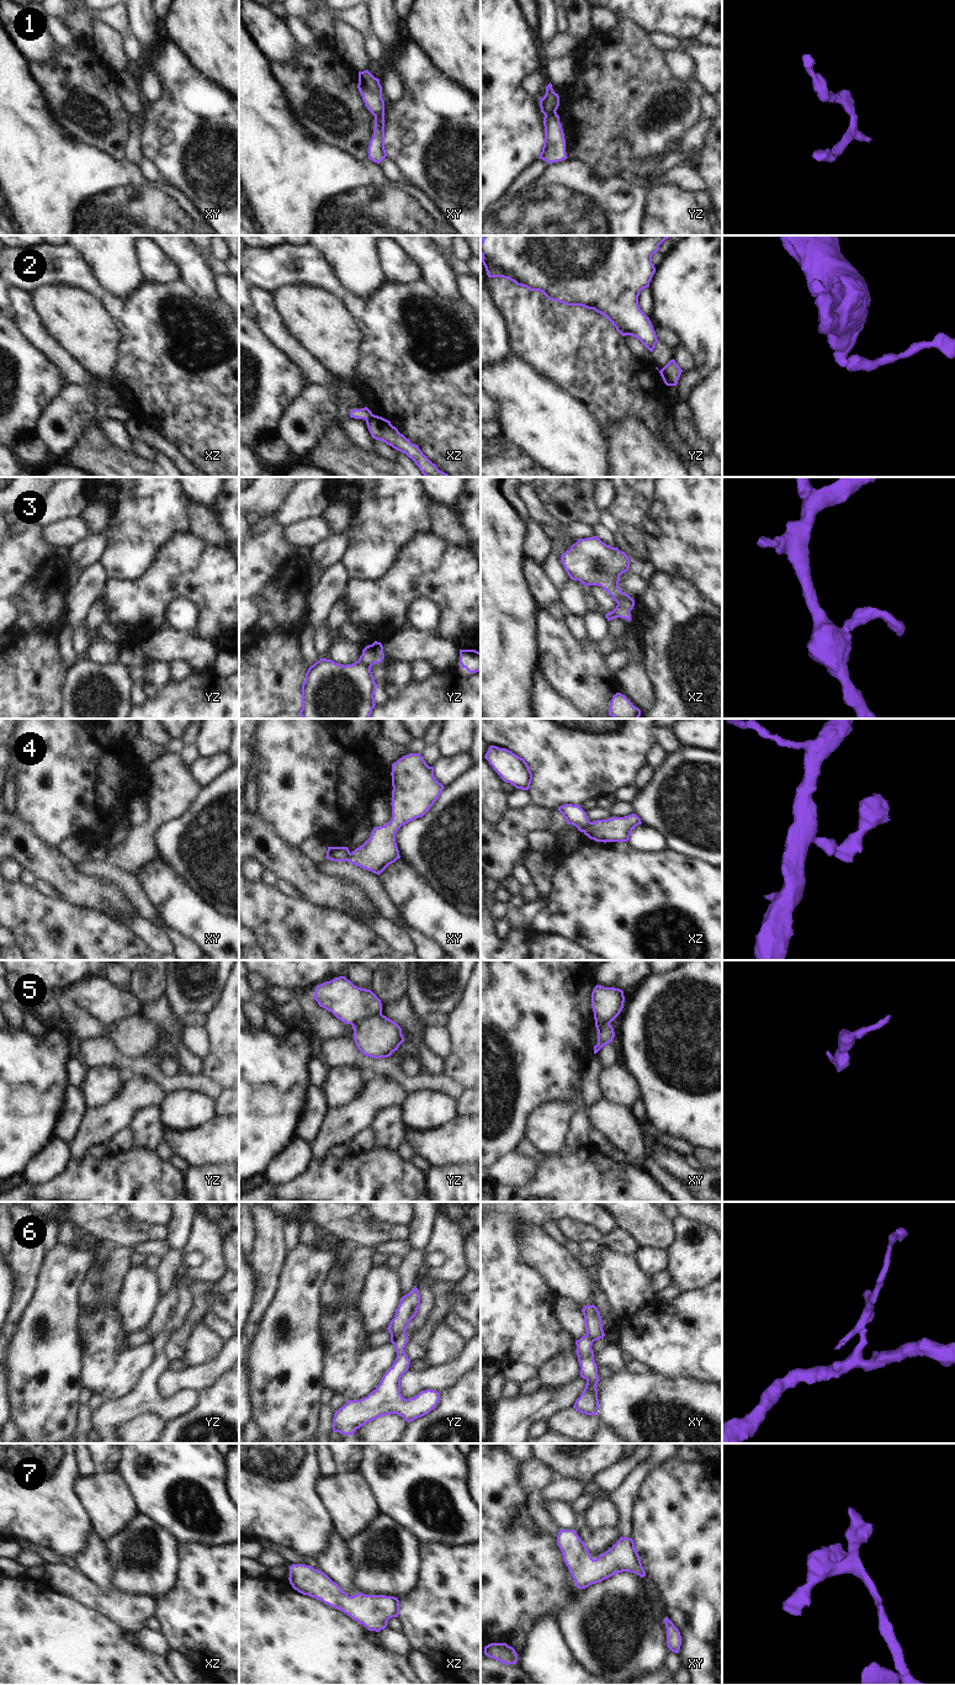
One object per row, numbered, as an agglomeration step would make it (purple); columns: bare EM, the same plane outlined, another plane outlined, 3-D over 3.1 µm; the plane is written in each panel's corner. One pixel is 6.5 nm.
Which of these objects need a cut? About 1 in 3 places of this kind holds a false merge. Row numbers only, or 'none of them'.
1, 2, 3, 4, 5, 6.

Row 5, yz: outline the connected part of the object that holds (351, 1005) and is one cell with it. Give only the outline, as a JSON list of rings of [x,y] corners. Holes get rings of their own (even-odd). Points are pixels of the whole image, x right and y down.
[[[345,976],[315,987],[313,998],[345,1024],[359,1024],[371,1014],[382,1013],[381,1000],[371,991],[355,986]]]

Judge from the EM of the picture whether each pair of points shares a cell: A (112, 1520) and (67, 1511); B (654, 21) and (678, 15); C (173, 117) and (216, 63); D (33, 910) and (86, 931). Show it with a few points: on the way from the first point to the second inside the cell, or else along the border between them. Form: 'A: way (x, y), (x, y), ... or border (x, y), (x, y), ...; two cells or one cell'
A: border (77, 1490), (84, 1509), (91, 1517), (95, 1530); two cells
B: way (661, 15), (672, 15); one cell
C: border (186, 53), (199, 68), (226, 88); two cells
D: way (47, 922), (73, 931); one cell

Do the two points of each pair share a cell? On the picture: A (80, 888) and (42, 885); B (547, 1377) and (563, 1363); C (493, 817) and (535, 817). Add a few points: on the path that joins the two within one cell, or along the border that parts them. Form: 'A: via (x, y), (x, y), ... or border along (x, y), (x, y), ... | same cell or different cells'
A: border along (38, 878), (49, 881), (63, 896) | different cells
B: via (551, 1376), (560, 1367) | same cell
C: border along (509, 806), (502, 819), (493, 825) | different cells

